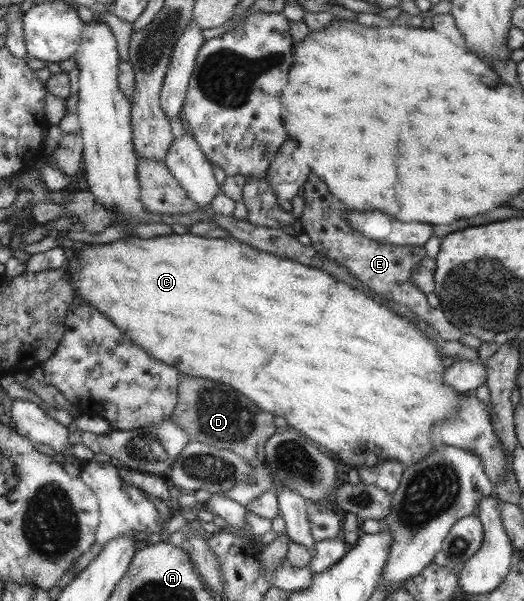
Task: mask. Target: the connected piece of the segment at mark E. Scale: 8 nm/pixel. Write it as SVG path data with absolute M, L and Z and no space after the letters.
M309 175L303 185L304 208L297 219L301 232L310 239L312 248L327 259L344 267L355 280L365 284L377 299L391 300L406 305L418 318L426 321L445 341L458 341L462 331L453 327L441 311L427 304L425 295L409 281L414 265L427 255L423 246L398 246L387 242L376 242L353 230L344 220L347 208L343 207L333 195L329 195L325 183L319 177Z

